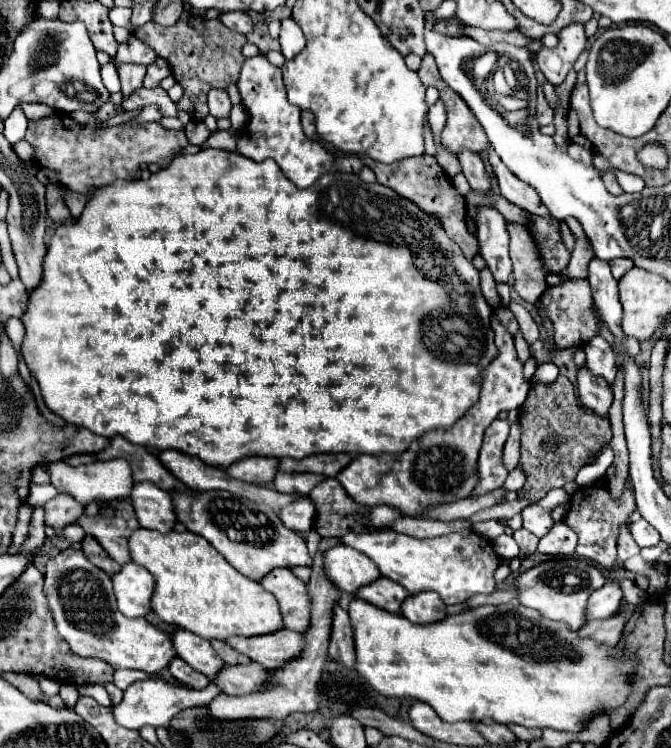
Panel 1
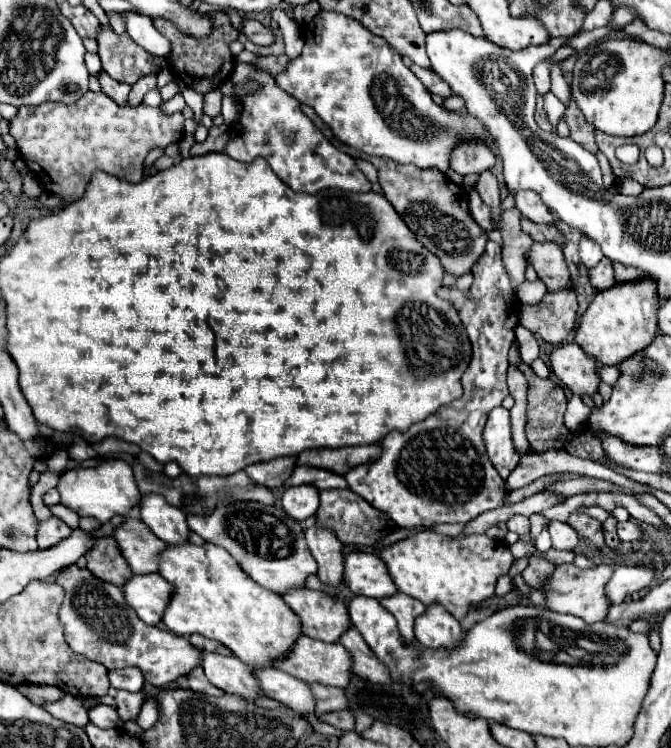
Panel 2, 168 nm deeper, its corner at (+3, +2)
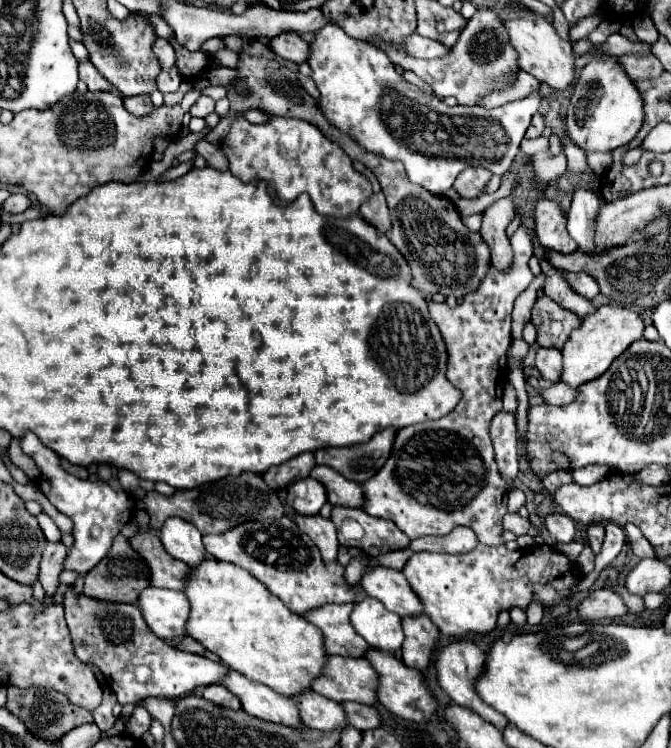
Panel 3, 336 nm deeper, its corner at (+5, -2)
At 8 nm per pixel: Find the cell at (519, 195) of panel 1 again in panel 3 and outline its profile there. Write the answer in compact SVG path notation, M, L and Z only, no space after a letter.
M541 199L535 207L535 225L537 237L543 247L557 253L573 253L577 249L577 243L567 233L567 217L559 203L551 199Z

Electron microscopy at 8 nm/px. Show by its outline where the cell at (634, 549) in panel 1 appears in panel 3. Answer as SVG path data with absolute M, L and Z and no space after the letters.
M595 523L595 525L589 525L587 529L585 529L585 533L587 533L587 539L589 539L589 545L591 545L591 549L595 551L595 553L599 553L599 547L601 547L601 543L603 543L603 525L599 525L599 523Z

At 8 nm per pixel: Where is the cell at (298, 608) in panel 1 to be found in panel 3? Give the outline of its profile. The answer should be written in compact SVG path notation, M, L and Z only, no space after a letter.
M325 605L315 611L309 611L305 619L319 627L325 635L325 649L329 655L343 655L343 657L365 657L371 645L363 643L355 629L351 627L349 615L353 605Z

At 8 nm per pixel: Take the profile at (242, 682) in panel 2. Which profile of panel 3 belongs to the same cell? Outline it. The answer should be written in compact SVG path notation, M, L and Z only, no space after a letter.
M231 669L225 675L223 685L227 685L227 689L239 697L245 713L259 717L263 721L285 725L285 727L305 729L299 717L299 709L293 699L287 699L271 691L269 687L263 687L261 683L251 683L249 679L245 679L243 675Z

